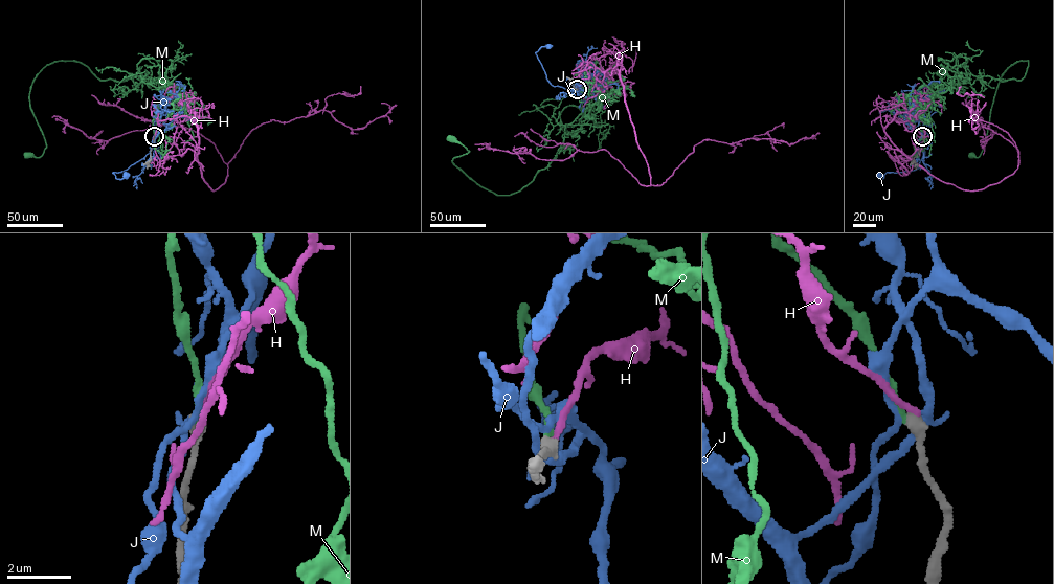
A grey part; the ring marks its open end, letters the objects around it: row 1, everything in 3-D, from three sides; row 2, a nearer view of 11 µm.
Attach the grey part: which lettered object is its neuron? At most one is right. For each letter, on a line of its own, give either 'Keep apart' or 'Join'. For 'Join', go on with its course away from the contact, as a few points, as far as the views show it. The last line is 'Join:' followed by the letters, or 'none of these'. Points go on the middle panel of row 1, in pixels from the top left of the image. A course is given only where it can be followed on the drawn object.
H: Keep apart
J: Keep apart
M: Join. Its course: (577, 89), (599, 102), (515, 193), (470, 179), (452, 159), (469, 151), (451, 138)
Join: M

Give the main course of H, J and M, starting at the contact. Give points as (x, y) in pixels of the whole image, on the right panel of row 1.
H: (922, 135), (887, 117), (890, 140), (942, 181), (999, 182), (1018, 151), (972, 110), (972, 128), (973, 103)
J: (922, 136), (918, 141), (924, 154), (917, 169), (887, 172), (881, 179), (879, 176)
M: (922, 135), (916, 109), (937, 90), (962, 73), (1021, 81), (1027, 61), (1003, 74), (984, 147), (971, 155)

